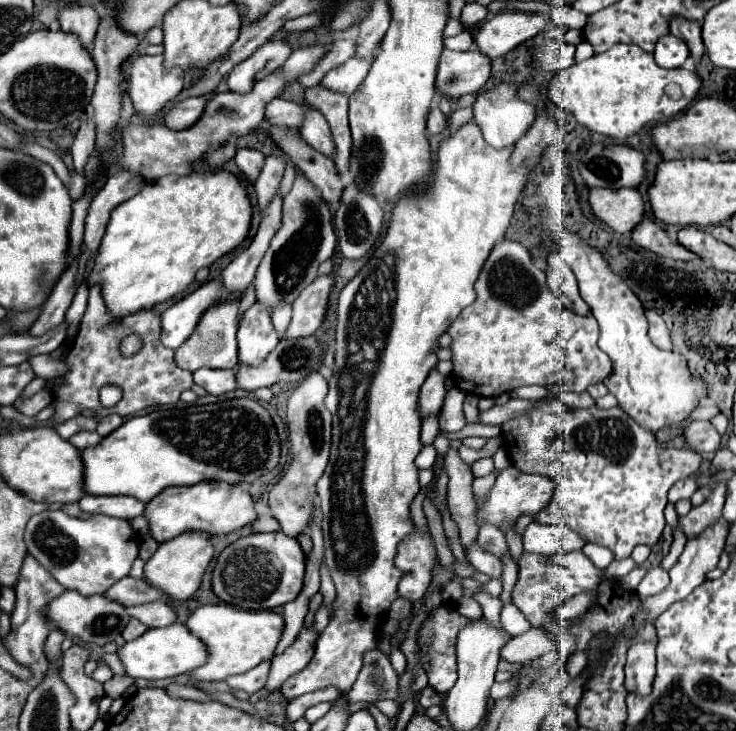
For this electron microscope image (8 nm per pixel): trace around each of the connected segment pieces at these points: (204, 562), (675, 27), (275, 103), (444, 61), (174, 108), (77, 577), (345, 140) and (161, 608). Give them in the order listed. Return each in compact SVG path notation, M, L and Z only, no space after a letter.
M183 533L171 541L165 541L159 545L159 549L153 553L153 557L145 563L145 575L143 579L157 587L165 599L169 601L185 601L193 597L193 593L199 589L203 573L213 559L213 545L209 543L209 537L205 533Z
M675 17L675 21L671 21L671 33L675 37L681 37L691 53L691 59L695 61L695 65L701 63L701 57L705 53L703 41L701 41L701 25L697 21L687 21L681 17Z
M275 97L265 107L265 119L271 125L287 125L297 127L299 121L303 121L301 105L295 101L285 101L283 97Z
M443 49L435 91L451 103L469 93L479 93L491 75L491 61L479 51Z
M185 97L181 101L177 101L175 105L171 105L171 109L167 109L167 113L163 113L161 123L173 131L181 131L191 127L191 123L195 123L203 109L205 109L207 99L205 97Z
M43 511L35 517L29 519L27 529L25 529L25 545L27 551L47 569L51 575L65 587L65 589L75 589L83 595L97 595L105 593L115 581L123 579L133 561L139 555L139 543L135 539L135 531L127 519L117 519L117 517L107 517L107 515L91 515L89 519L73 519L65 515L63 511Z
M309 87L305 89L307 103L315 105L319 111L325 113L325 119L331 125L333 143L335 143L335 167L339 175L345 175L349 171L349 157L351 157L351 131L347 121L347 95L331 93L323 87Z
M165 601L133 605L133 607L125 607L125 611L131 619L137 619L147 627L167 627L175 623L175 611Z

